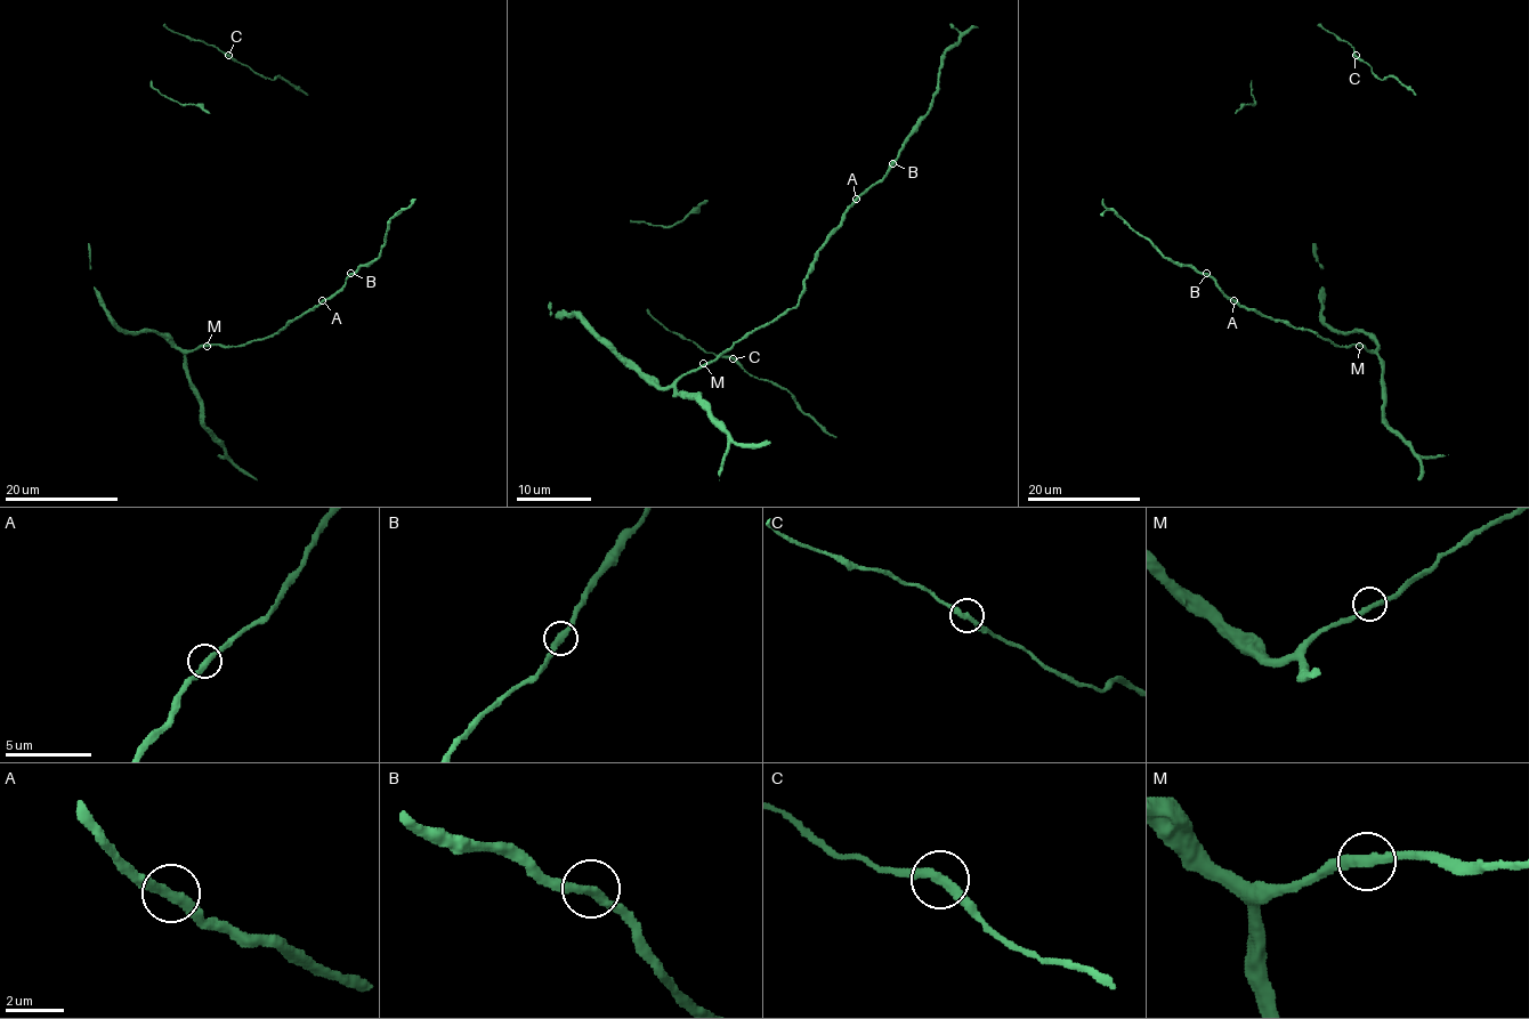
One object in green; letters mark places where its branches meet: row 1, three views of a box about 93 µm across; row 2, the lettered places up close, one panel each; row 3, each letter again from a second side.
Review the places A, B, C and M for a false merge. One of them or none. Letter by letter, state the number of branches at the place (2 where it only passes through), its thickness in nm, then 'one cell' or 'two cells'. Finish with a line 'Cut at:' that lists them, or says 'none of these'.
A: 2 | 320 nm | one cell
B: 2 | 320 nm | one cell
C: 2 | 320 nm | one cell
M: 2 | 320 nm | one cell
Cut at: none of these

